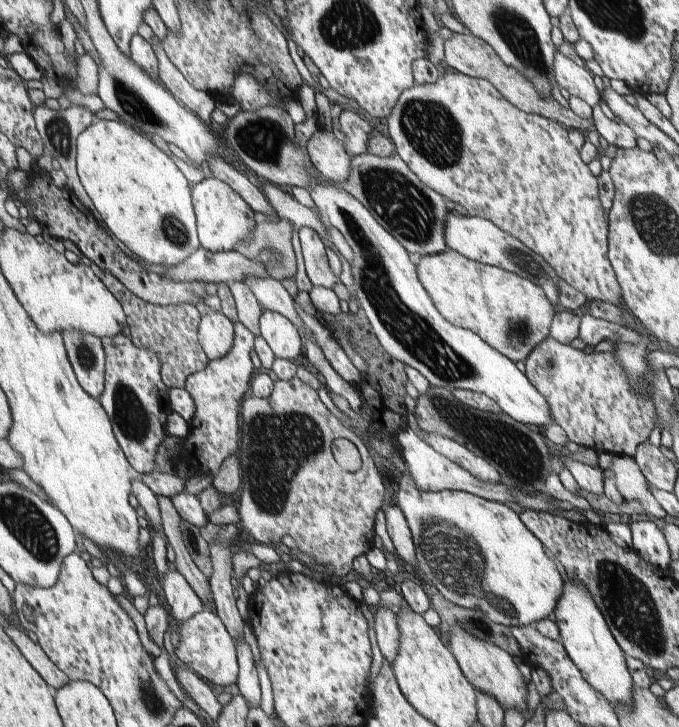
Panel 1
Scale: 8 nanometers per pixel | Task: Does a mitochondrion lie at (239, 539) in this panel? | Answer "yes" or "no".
no

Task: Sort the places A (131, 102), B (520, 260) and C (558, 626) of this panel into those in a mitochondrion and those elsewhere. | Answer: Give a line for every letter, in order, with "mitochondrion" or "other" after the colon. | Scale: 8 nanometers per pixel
A: mitochondrion
B: mitochondrion
C: other

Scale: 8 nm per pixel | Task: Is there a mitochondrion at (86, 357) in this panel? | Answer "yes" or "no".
yes

